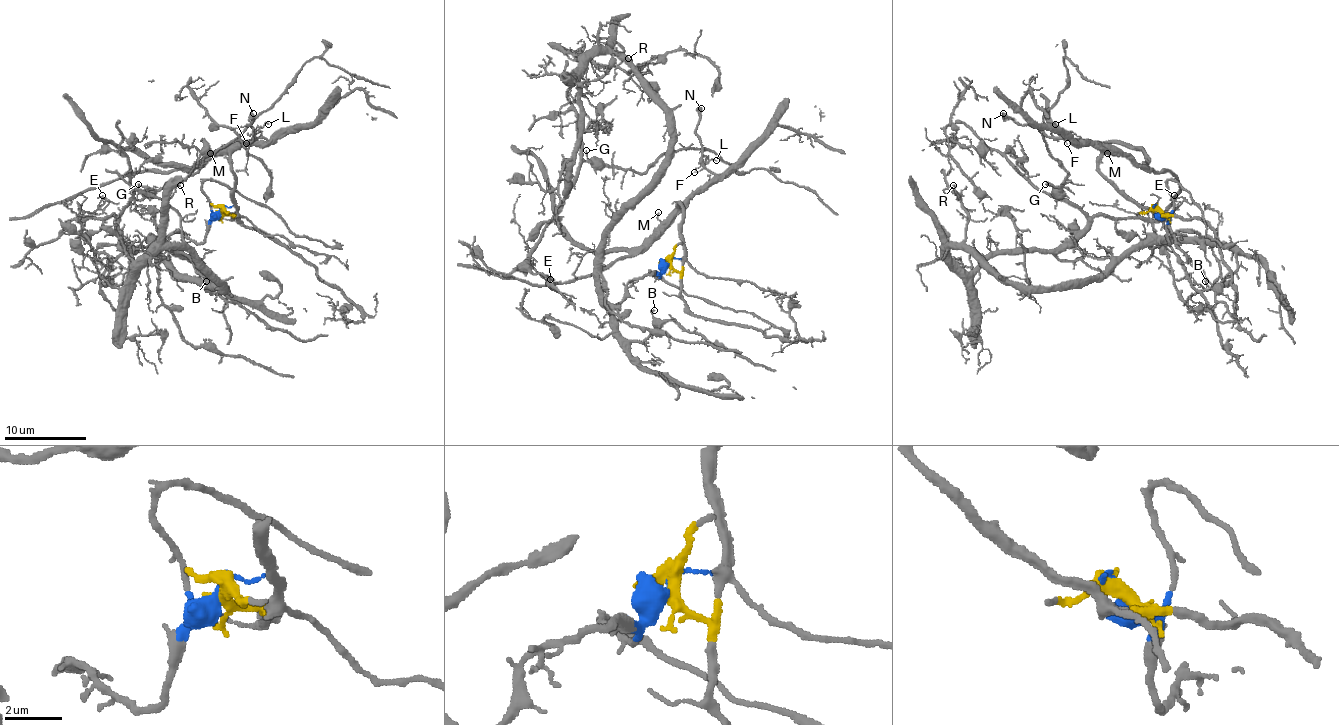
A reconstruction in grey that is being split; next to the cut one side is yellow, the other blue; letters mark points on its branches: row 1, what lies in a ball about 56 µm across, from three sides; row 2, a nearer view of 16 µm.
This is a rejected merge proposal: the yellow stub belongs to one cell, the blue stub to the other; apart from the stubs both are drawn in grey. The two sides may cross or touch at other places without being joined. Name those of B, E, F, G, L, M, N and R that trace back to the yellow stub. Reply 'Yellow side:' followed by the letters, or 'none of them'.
Yellow side: F, L, M, N

